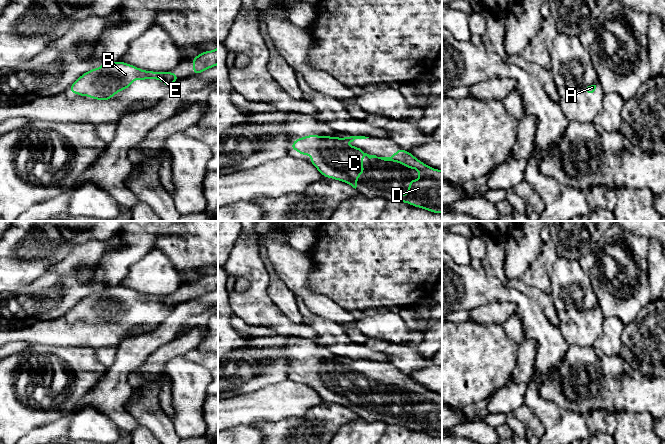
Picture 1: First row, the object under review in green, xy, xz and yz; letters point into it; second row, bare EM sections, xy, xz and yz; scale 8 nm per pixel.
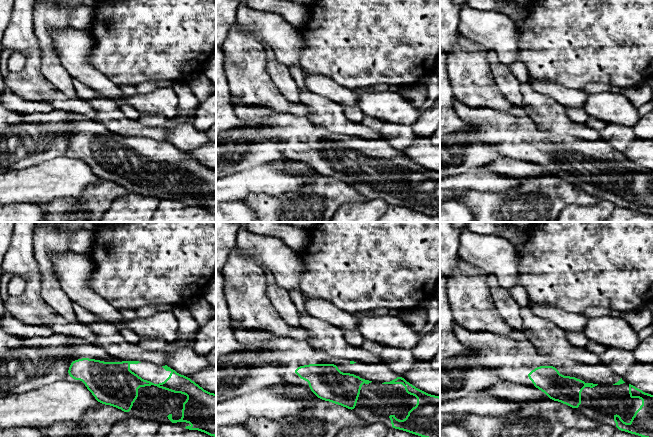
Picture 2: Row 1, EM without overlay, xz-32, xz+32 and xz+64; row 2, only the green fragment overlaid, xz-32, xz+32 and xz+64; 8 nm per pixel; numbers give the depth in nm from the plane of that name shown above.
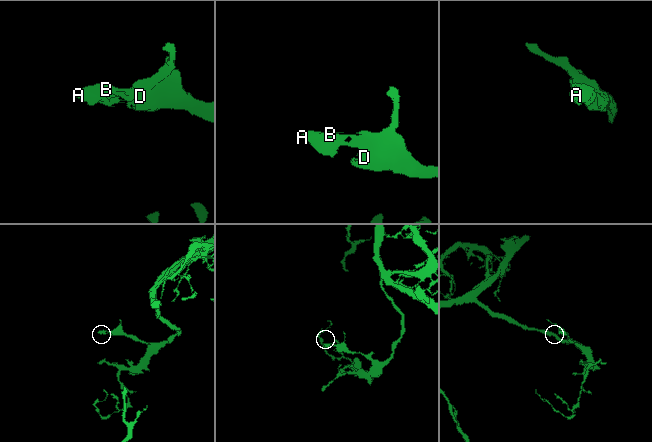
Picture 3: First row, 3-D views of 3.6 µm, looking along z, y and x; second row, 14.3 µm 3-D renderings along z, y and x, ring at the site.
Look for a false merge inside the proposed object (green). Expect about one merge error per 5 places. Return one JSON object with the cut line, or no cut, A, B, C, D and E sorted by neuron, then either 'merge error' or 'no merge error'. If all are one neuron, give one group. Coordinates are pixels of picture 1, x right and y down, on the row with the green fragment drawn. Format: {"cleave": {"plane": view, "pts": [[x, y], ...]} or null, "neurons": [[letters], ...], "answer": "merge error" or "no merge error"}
{"cleave": null, "neurons": [["A", "B", "C", "D", "E"]], "answer": "no merge error"}

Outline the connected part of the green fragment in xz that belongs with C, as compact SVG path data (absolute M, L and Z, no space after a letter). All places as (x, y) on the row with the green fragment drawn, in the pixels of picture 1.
M308 135L292 142L291 149L298 151L299 155L310 155L310 164L314 165L322 176L343 181L355 189L359 175L365 173L362 159L364 155L369 159L378 158L384 161L398 162L409 169L417 169L419 180L414 181L411 177L407 193L400 195L398 190L393 190L393 196L397 198L398 202L442 214L442 171L429 167L402 148L399 148L390 157L377 157L365 153L359 147L343 145L353 142L355 139L366 138L369 137L335 138L324 135Z

